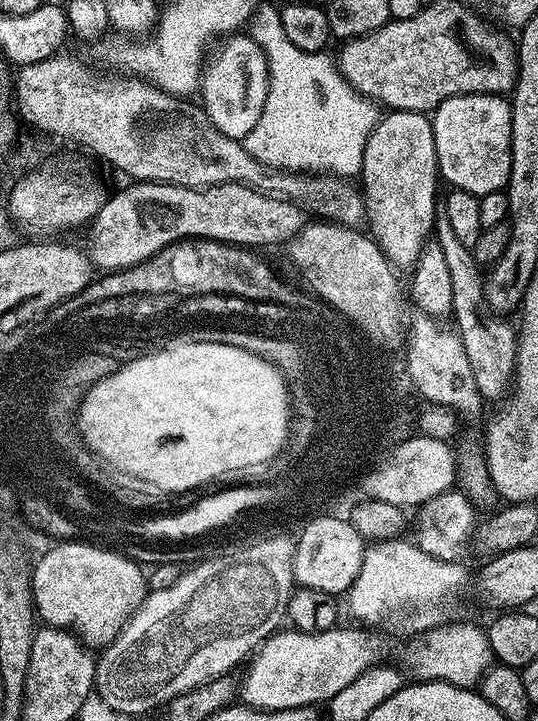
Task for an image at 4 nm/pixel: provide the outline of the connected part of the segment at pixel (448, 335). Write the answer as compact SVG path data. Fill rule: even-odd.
M425 314L411 318L406 328L407 374L413 379L415 391L430 402L452 408L458 414L476 412L482 404L482 397L475 385L465 347L451 327L443 328L439 323L439 319Z

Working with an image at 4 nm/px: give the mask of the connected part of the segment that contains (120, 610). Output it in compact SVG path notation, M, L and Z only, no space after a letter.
M56 542L52 546L32 569L37 617L49 628L73 630L90 646L111 644L149 593L145 569L99 543Z

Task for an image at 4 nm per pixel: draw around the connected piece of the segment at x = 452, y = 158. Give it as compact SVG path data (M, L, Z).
M475 92L469 96L451 96L435 108L430 119L434 130L436 166L443 183L445 180L448 186L461 188L478 197L507 189L512 153L510 150L512 106L503 95Z

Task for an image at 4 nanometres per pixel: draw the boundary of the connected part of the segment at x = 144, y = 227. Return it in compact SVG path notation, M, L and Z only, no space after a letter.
M132 182L129 188L106 199L87 225L88 237L83 247L89 265L101 273L116 272L119 268L129 268L170 246L179 240L199 238L201 240L221 240L227 244L260 246L256 244L280 244L292 239L302 227L302 209L278 198L256 192L241 184L219 184L209 188L183 188L177 184L157 184L155 182Z

